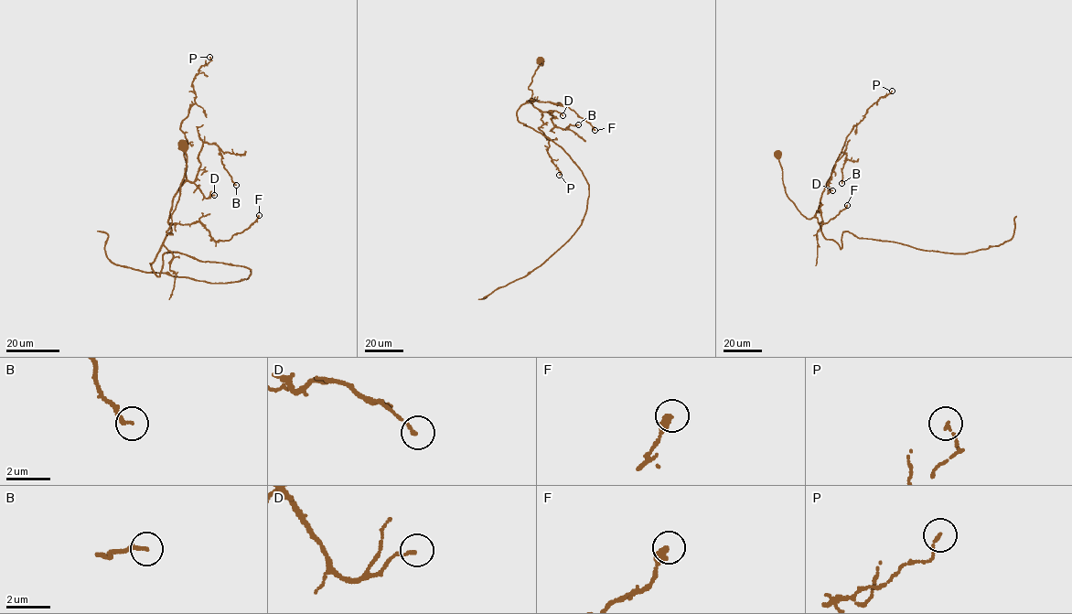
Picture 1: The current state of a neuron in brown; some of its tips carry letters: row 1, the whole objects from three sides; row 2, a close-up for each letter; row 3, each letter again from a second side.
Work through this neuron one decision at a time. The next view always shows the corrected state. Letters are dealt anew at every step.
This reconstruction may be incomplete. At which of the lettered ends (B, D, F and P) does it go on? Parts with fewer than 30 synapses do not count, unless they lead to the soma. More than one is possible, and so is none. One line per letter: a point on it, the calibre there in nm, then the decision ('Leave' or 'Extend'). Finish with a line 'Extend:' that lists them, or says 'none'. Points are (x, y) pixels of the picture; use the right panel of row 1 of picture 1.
B: Place: (841, 183). Thickness 170 nm. Leave
D: Place: (832, 190). Thickness 130 nm. Leave
F: Place: (847, 205). Thickness 360 nm. Leave
P: Place: (892, 91). Thickness 110 nm. Leave
Extend: none

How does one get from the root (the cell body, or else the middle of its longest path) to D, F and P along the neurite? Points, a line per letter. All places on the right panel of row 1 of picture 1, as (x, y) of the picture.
D: (778, 155), (787, 195), (807, 219), (815, 215), (829, 180), (828, 192), (832, 190)
F: (778, 155), (787, 195), (807, 219), (813, 218), (820, 210), (821, 222), (827, 222), (847, 205)
P: (778, 155), (787, 195), (802, 214), (811, 219), (846, 137), (867, 110), (892, 91)

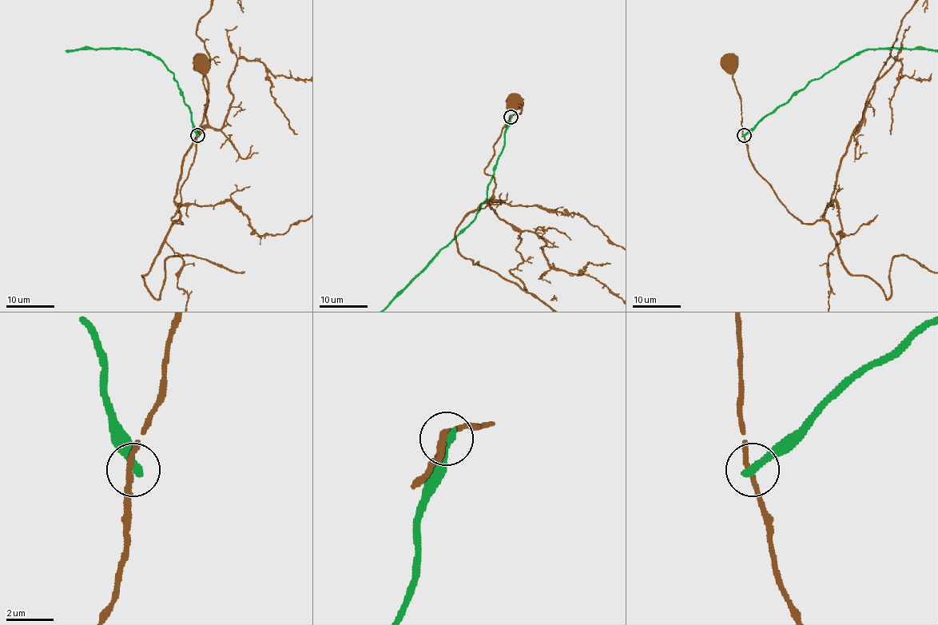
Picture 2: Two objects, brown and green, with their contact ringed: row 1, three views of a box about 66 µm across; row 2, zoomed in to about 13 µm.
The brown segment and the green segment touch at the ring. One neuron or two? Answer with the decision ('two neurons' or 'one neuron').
two neurons

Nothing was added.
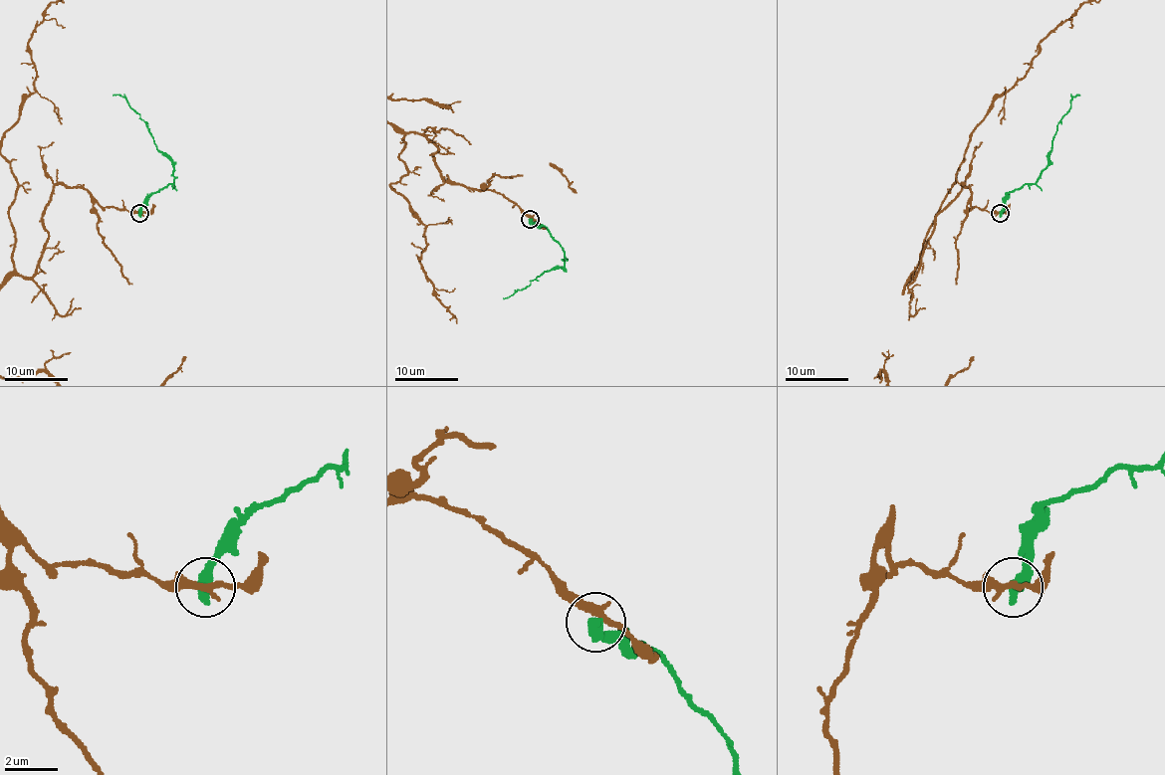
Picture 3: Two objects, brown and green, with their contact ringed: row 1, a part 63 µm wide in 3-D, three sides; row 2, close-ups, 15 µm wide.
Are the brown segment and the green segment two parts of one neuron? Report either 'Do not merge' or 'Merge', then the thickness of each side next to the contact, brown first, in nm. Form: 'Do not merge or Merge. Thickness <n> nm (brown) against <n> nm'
Do not merge. Thickness 260 nm (brown) against 500 nm

